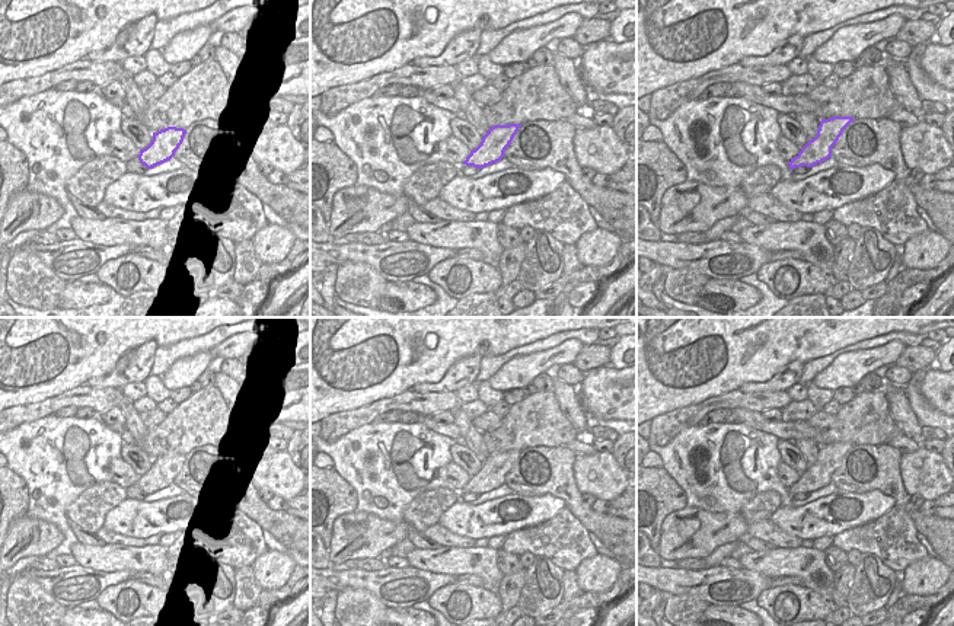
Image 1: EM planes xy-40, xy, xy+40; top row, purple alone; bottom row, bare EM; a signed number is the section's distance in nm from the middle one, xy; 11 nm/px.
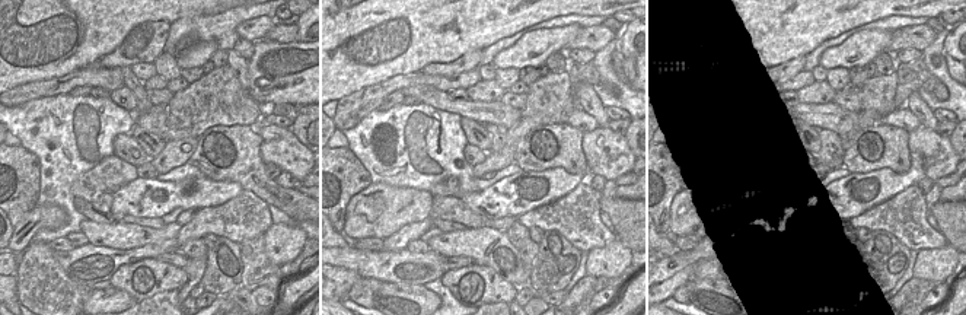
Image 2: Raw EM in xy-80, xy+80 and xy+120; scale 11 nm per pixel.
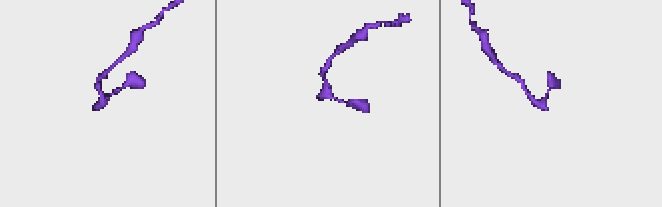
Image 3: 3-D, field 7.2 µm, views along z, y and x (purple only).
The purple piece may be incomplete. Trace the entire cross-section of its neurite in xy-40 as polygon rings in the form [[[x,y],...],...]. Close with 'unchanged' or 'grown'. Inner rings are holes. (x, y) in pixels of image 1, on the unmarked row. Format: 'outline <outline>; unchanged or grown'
outline [[[167,453],[153,459],[151,469],[146,475],[140,476],[140,480],[137,482],[140,489],[147,495],[151,495],[170,486],[182,470],[185,460],[186,456],[176,453]]]; unchanged

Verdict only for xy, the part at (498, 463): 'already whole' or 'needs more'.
already whole

